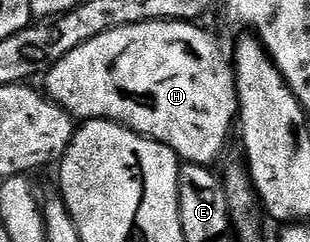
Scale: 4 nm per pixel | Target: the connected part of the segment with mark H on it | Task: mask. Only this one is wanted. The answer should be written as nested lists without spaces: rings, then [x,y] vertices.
[[[141,21],[96,35],[46,70],[44,92],[75,119],[114,121],[141,137],[164,143],[183,162],[213,166],[230,128],[239,120],[238,92],[231,62],[222,58],[217,43],[200,26],[189,21]]]

